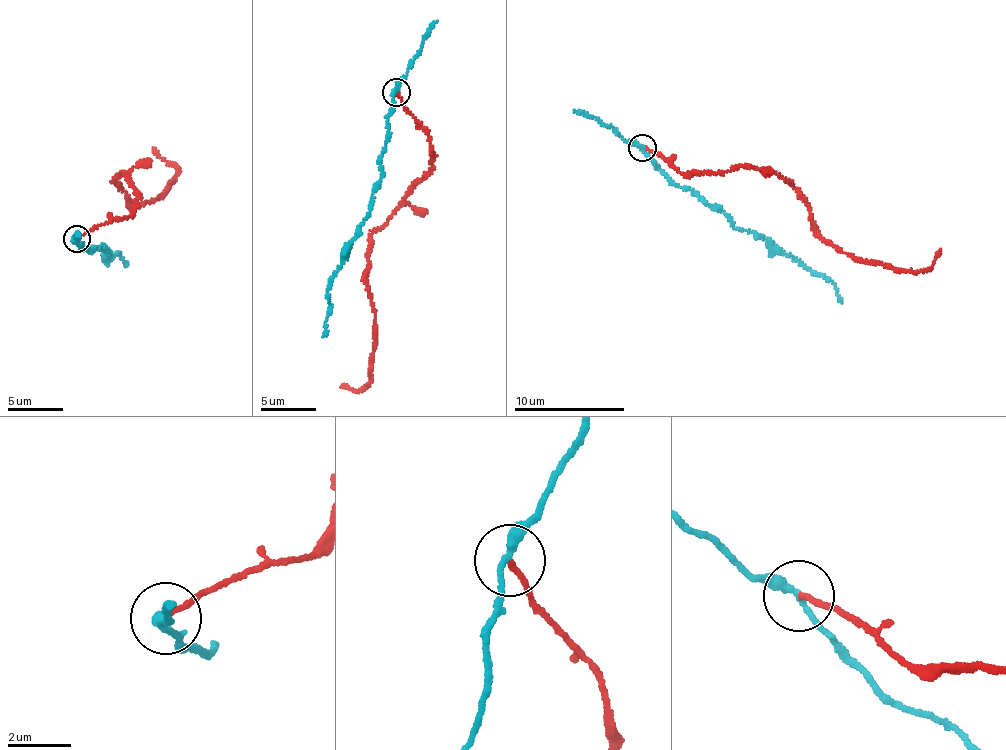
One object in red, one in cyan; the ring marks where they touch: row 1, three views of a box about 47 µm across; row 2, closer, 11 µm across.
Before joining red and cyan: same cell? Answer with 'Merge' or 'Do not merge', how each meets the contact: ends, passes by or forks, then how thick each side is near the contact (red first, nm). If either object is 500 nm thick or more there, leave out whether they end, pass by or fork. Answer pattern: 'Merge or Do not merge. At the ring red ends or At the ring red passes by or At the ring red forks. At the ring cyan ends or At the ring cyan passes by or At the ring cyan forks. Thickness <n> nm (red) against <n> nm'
Do not merge. At the ring red ends. At the ring cyan passes by. Thickness 160 nm (red) against 240 nm

